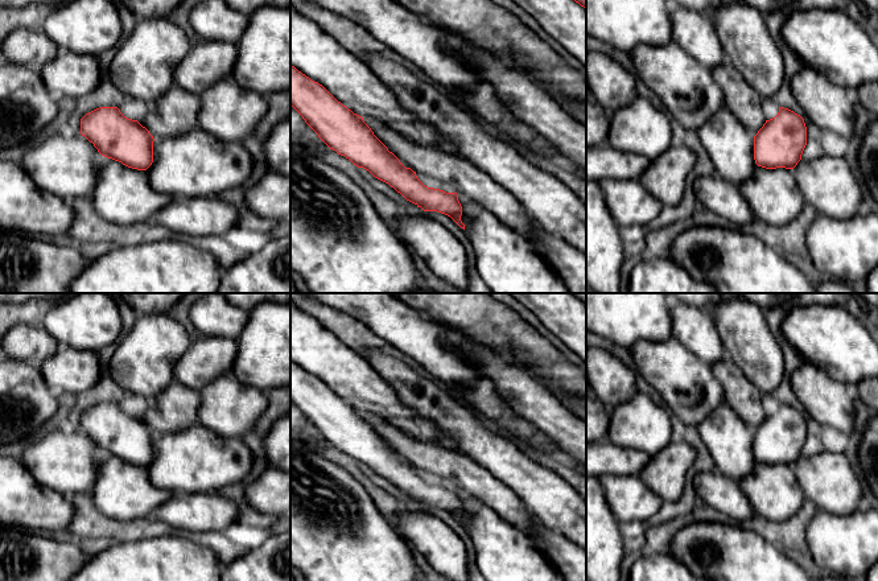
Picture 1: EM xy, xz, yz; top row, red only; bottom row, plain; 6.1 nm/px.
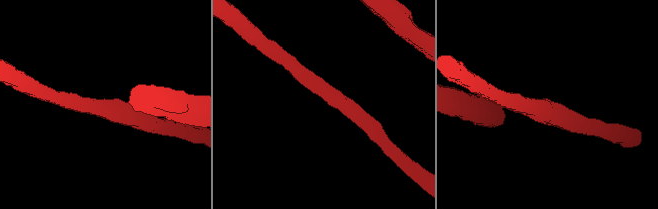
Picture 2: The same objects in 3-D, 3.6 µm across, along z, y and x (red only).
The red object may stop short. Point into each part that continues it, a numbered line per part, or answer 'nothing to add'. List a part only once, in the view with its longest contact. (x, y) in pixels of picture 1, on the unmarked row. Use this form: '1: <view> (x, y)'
nothing to add

